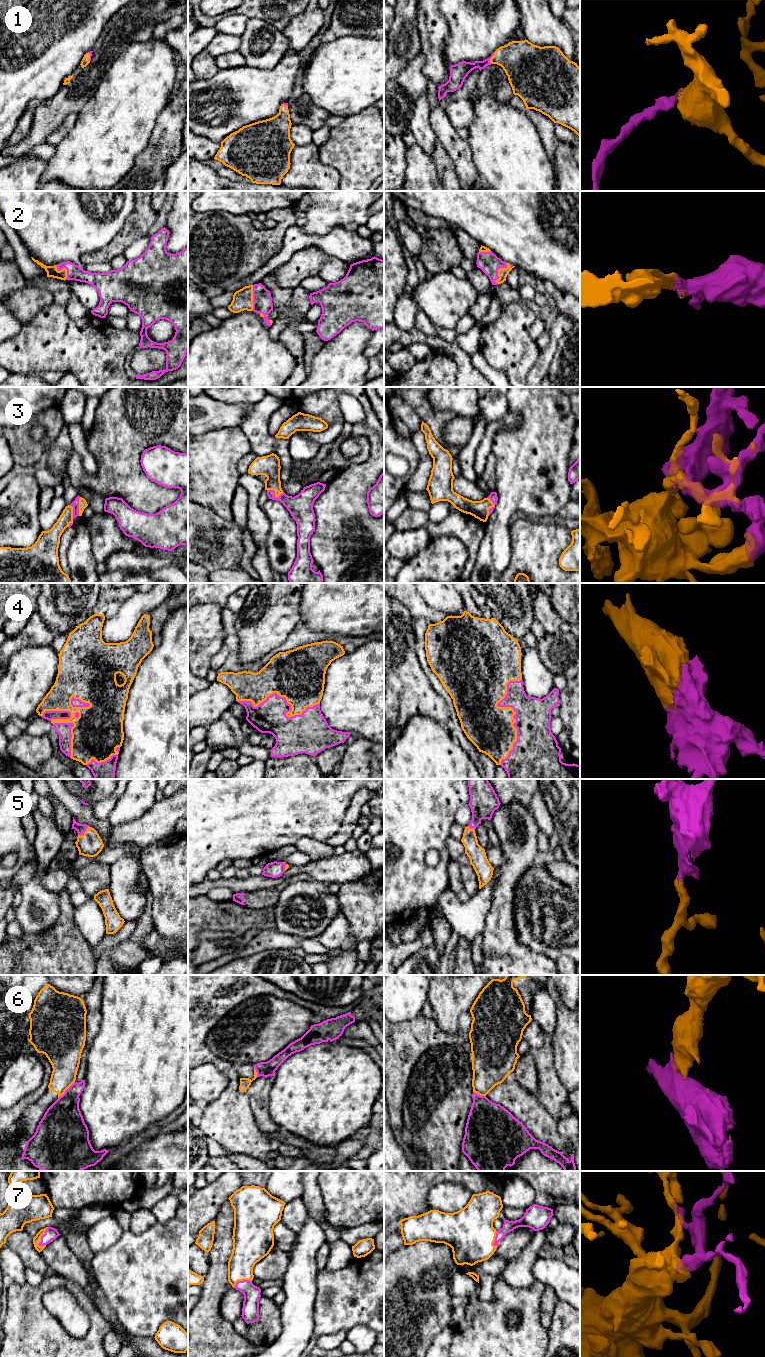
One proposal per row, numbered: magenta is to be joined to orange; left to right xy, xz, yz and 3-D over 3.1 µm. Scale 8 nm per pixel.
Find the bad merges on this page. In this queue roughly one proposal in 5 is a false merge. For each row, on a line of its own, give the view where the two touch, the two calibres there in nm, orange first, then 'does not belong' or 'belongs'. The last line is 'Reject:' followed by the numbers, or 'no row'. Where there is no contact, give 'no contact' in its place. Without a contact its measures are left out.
1: contact in yz; calibres 320 and 120 nm; belongs
2: contact in yz; calibres 80 and 170 nm; belongs
3: contact in xz; calibres 170 and 190 nm; belongs
4: contact in yz; calibres 380 and 280 nm; belongs
5: contact in xy; calibres 200 and 80 nm; belongs
6: contact in xy; calibres 240 and 300 nm; does not belong
7: contact in xy; calibres 60 and 100 nm; belongs
Reject: 6

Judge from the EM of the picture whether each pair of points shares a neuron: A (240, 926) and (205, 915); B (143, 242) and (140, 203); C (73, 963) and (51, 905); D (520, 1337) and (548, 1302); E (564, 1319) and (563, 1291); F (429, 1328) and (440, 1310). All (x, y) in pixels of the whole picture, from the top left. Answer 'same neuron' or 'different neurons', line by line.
A: same neuron
B: different neurons
C: different neurons
D: different neurons
E: different neurons
F: same neuron

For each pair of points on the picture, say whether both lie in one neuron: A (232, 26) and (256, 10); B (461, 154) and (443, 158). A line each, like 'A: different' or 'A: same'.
A: different
B: different

